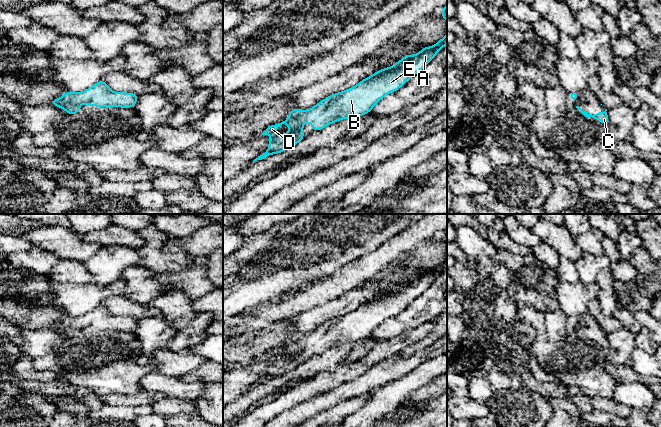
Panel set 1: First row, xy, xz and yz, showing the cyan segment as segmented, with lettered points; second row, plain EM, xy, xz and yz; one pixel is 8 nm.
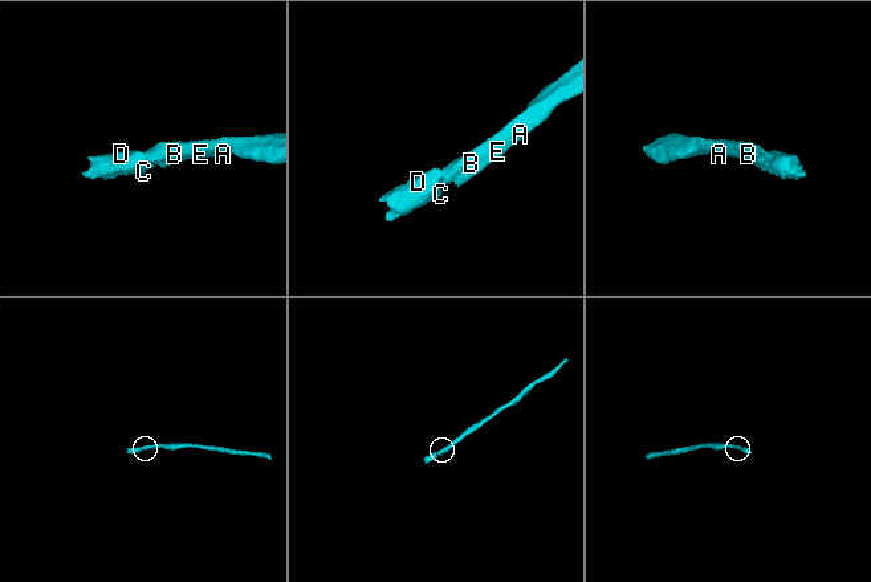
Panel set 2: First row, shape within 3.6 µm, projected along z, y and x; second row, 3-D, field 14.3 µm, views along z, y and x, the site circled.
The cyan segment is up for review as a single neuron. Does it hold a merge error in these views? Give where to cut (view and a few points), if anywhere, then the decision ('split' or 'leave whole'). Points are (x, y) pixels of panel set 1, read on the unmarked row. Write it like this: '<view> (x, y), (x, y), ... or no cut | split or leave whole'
no cut | leave whole

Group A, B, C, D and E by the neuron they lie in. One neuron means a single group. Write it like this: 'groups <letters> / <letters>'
groups A B C D E

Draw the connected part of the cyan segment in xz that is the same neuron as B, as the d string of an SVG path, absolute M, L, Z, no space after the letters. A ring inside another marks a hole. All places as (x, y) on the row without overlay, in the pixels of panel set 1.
M447 258L435 269L424 271L415 279L406 278L392 291L376 295L373 299L361 304L356 310L326 321L307 336L294 332L286 344L270 349L262 357L271 360L269 372L253 385L262 384L272 378L282 377L287 372L299 367L305 361L303 358L305 345L313 350L313 356L315 356L336 345L369 337L385 319L397 315L421 295L446 269ZM282 348L286 348L291 355L282 359L275 359L274 356Z

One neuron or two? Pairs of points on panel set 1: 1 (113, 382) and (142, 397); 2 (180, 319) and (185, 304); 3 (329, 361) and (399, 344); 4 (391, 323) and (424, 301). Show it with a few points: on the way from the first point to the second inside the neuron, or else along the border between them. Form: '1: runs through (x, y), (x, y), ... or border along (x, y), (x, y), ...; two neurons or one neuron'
1: border along (142, 390), (136, 394), (112, 394); two neurons
2: runs through (180, 315), (181, 308); one neuron
3: border along (377, 343), (358, 358), (344, 361); two neurons
4: runs through (399, 323), (416, 309); one neuron

